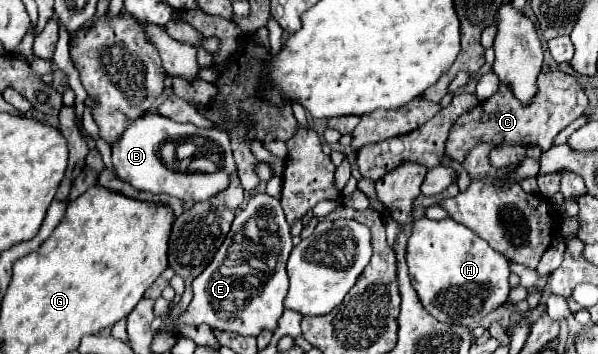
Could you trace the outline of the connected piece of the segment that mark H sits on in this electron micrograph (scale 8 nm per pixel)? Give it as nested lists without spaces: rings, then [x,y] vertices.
[[[451,218],[415,220],[407,240],[405,260],[419,302],[439,322],[461,326],[477,324],[483,316],[507,302],[509,260]]]

